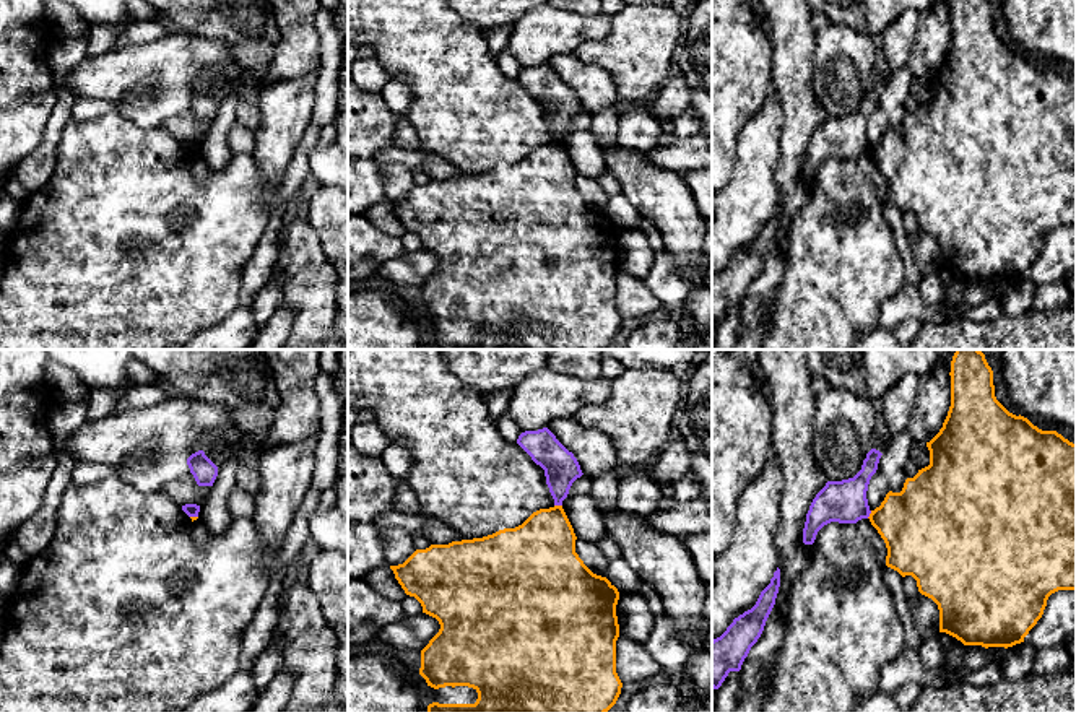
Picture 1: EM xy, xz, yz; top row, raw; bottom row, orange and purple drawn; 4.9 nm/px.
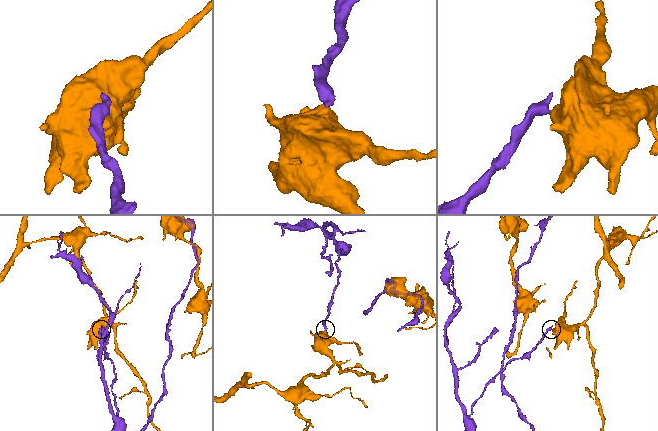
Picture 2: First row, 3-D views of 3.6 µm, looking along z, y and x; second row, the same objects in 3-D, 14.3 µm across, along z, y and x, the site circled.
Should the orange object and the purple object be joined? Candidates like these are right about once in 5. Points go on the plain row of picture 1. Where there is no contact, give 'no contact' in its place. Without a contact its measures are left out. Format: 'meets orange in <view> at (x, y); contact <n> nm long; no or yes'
meets orange in xz at (558, 142); contact 40 nm long; no

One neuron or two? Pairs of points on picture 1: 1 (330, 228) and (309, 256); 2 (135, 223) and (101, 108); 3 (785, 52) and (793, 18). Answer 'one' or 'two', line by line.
1: two
2: two
3: one

